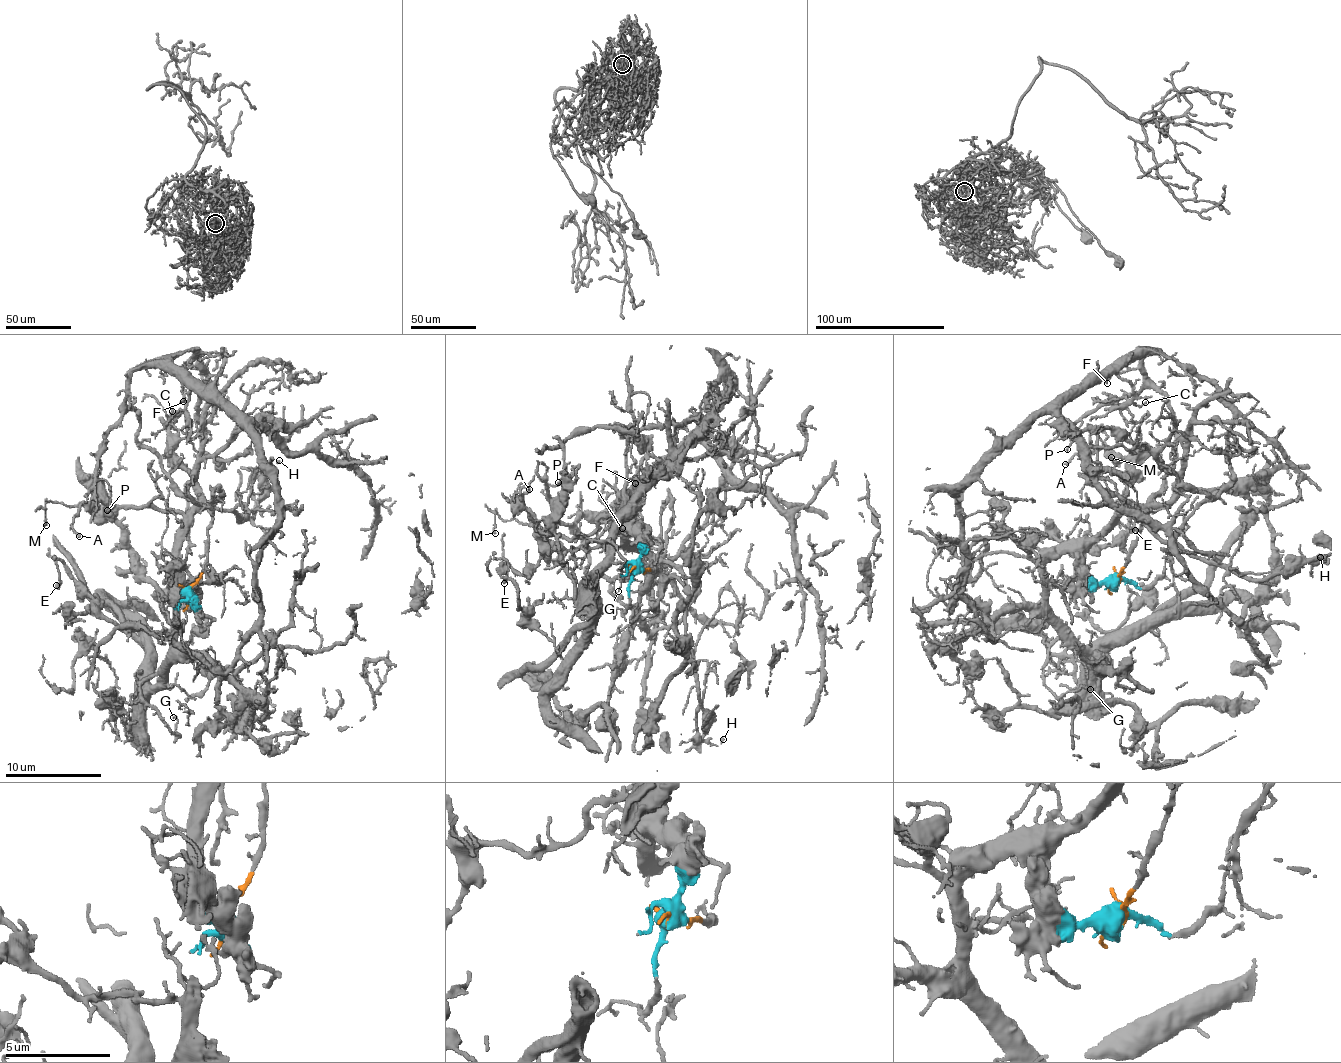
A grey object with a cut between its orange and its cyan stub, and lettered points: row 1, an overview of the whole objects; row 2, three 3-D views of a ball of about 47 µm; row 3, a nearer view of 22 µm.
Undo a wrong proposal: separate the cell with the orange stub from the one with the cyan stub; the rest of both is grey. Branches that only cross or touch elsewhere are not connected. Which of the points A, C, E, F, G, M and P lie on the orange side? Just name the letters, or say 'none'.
C, F, P

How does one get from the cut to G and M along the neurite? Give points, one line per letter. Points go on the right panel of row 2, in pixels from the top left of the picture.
G: (1116, 583), (1096, 582), (1067, 551), (1046, 563), (1046, 612), (1063, 628), (1043, 681), (1058, 696), (1089, 689)
M: (1116, 583), (1096, 582), (1084, 569), (1084, 549), (1123, 499), (1124, 475), (1132, 468), (1101, 432), (1111, 457)

